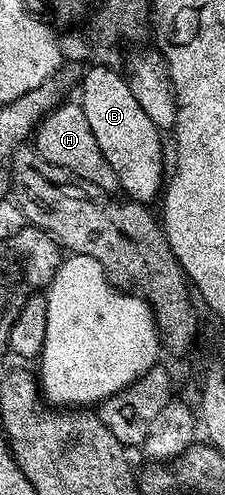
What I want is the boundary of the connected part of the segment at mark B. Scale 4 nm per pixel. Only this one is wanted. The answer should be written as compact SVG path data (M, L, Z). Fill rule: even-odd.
M97 64L91 67L82 78L80 105L84 108L84 116L88 116L92 136L96 136L100 152L104 152L104 160L112 164L112 172L116 172L121 193L126 193L123 195L127 199L136 202L153 203L153 198L159 197L164 186L161 138L163 135L134 97L129 81L123 75L121 78L117 69Z

